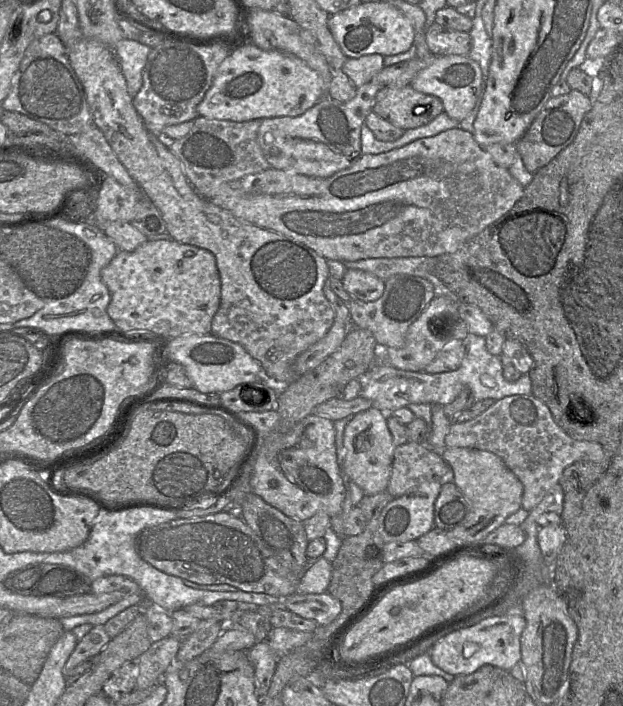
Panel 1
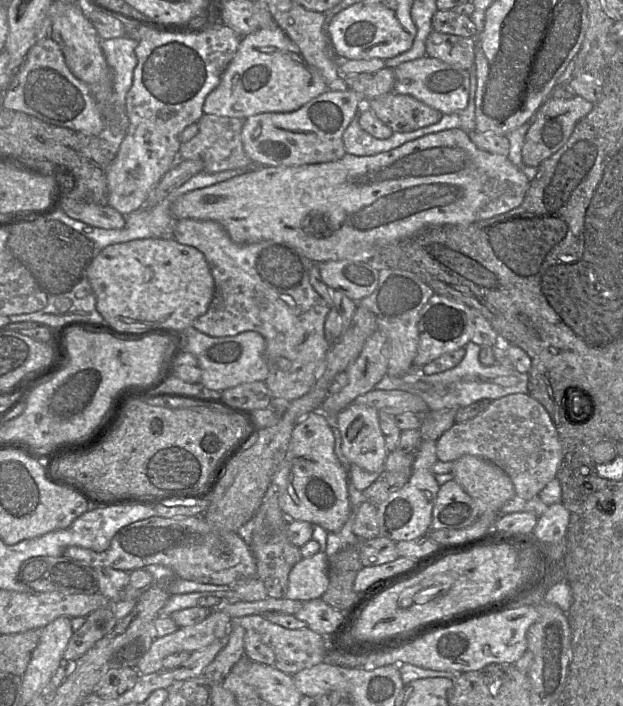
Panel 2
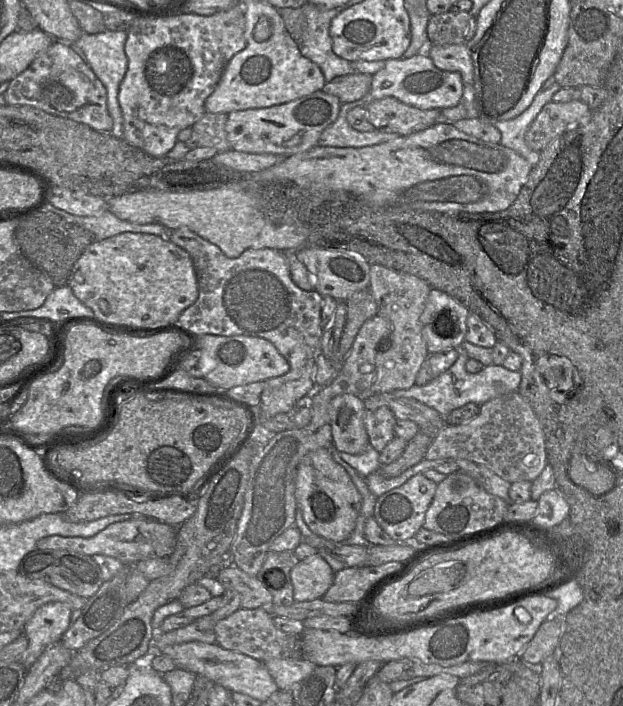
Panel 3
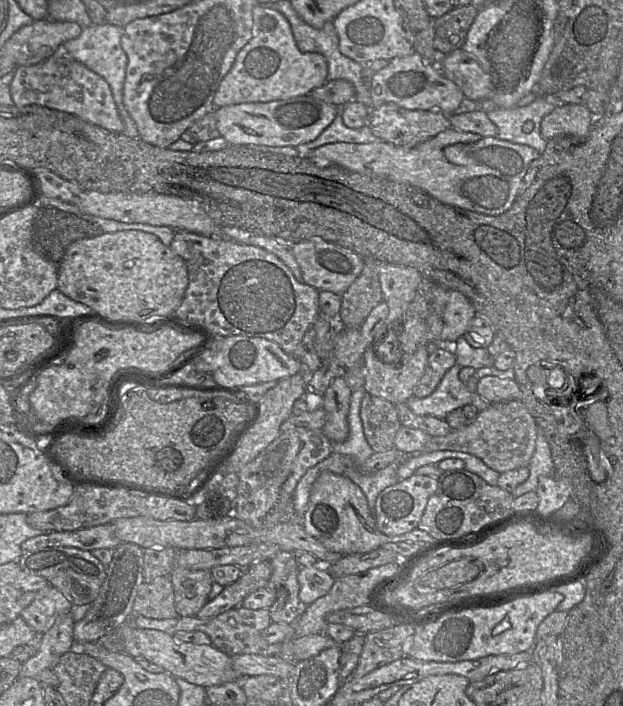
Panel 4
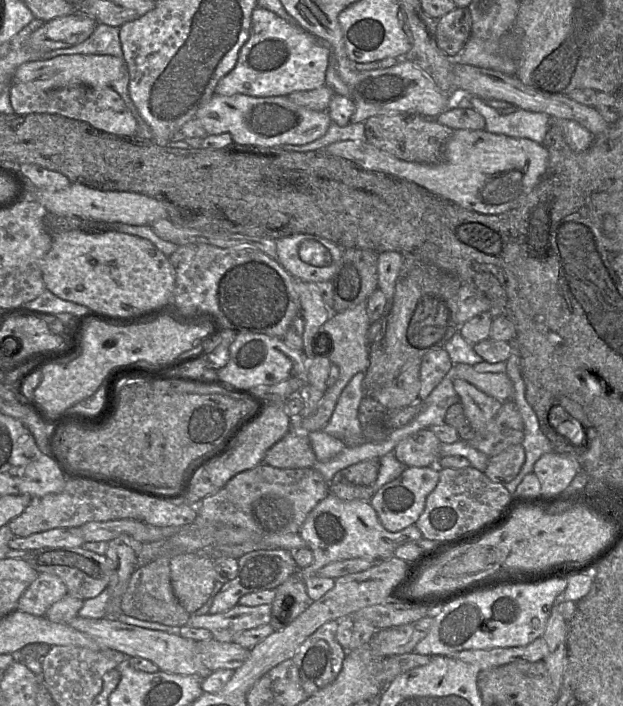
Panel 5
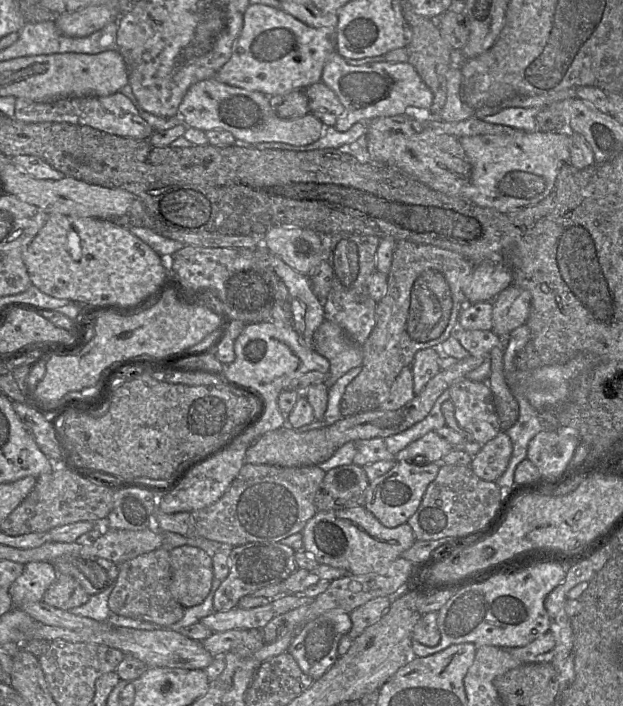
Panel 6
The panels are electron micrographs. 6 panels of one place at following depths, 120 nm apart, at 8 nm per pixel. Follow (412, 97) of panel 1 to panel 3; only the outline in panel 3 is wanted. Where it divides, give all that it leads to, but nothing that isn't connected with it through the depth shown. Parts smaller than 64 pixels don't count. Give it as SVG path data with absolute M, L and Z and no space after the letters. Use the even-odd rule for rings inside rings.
M394 97L371 100L366 105L367 119L376 130L408 136L438 122L441 109L420 109Z

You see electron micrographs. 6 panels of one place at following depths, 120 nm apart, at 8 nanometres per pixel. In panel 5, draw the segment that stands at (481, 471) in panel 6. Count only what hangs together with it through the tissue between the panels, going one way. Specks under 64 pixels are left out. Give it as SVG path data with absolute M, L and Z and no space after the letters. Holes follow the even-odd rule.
M512 445L489 458L484 474L495 483L507 484L519 474L524 462L523 446Z

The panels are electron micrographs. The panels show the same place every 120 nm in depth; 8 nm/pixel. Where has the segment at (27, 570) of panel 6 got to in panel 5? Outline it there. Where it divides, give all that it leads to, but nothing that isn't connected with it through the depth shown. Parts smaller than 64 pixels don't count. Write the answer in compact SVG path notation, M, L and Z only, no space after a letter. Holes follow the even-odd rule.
M39 573L19 598L16 610L34 616L45 616L50 606L66 594L66 586L57 576Z

